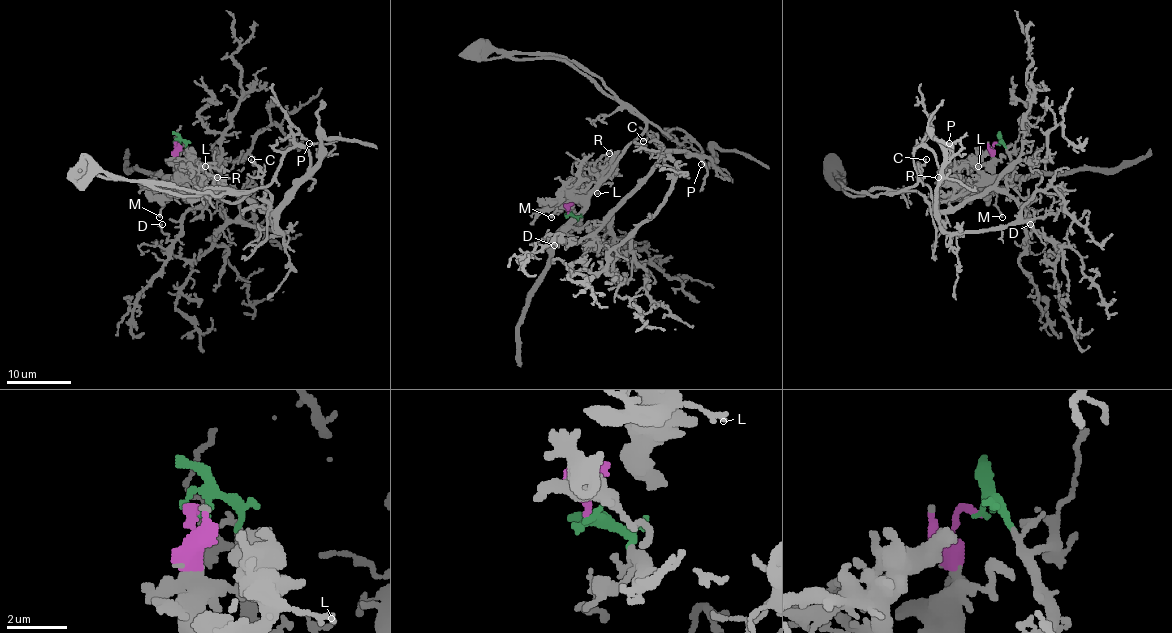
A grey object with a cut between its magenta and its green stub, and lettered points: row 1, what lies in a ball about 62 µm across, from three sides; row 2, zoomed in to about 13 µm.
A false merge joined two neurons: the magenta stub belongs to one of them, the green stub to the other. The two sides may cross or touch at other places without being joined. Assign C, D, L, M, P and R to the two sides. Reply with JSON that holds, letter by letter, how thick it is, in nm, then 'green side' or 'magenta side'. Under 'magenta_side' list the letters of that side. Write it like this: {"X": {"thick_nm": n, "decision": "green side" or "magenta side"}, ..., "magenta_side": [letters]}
{"C": {"thick_nm": 170, "decision": "green side"}, "D": {"thick_nm": 120, "decision": "green side"}, "L": {"thick_nm": 180, "decision": "magenta side"}, "M": {"thick_nm": 190, "decision": "magenta side"}, "P": {"thick_nm": 160, "decision": "green side"}, "R": {"thick_nm": 200, "decision": "magenta side"}, "magenta_side": ["L", "M", "R"]}

